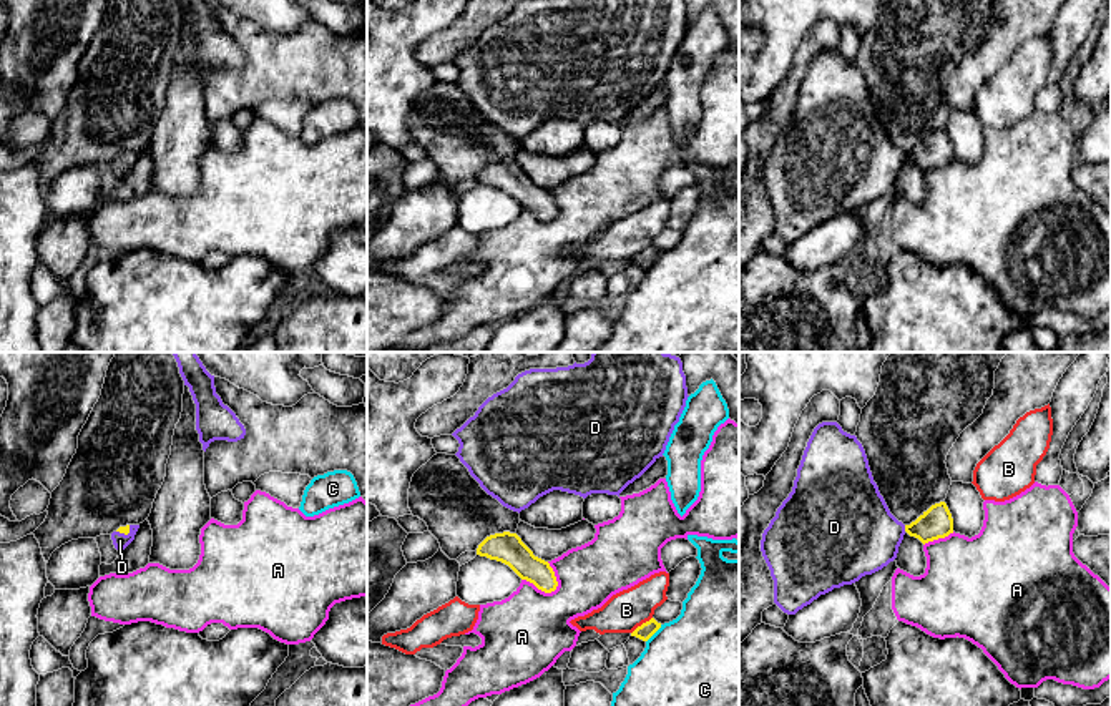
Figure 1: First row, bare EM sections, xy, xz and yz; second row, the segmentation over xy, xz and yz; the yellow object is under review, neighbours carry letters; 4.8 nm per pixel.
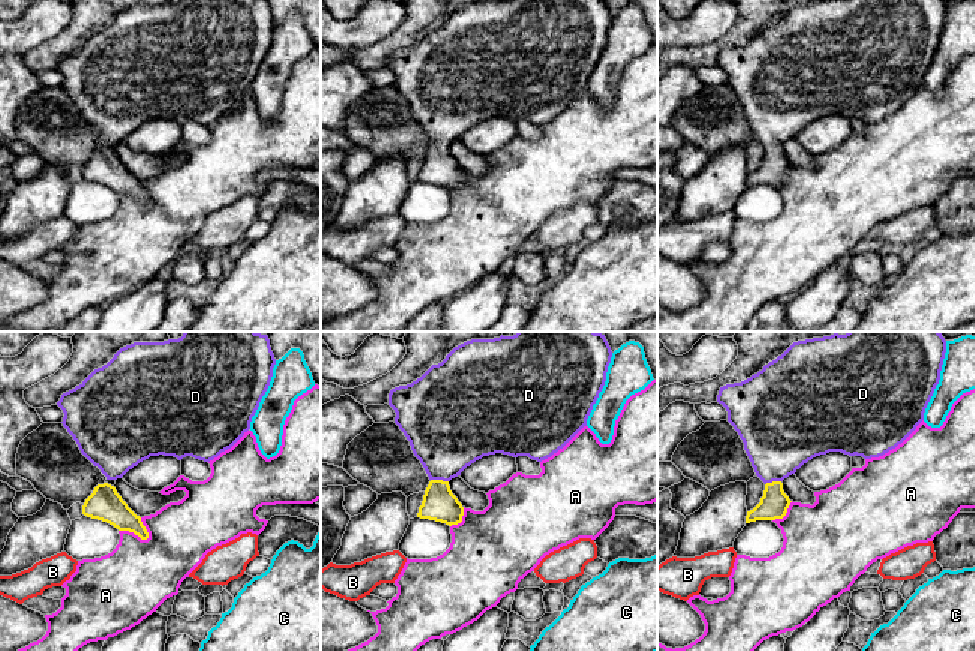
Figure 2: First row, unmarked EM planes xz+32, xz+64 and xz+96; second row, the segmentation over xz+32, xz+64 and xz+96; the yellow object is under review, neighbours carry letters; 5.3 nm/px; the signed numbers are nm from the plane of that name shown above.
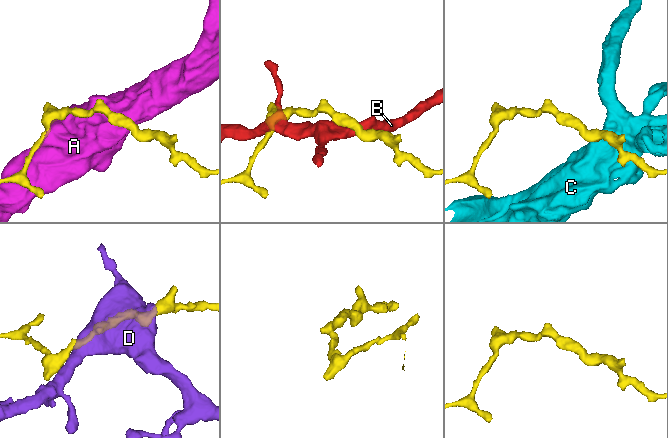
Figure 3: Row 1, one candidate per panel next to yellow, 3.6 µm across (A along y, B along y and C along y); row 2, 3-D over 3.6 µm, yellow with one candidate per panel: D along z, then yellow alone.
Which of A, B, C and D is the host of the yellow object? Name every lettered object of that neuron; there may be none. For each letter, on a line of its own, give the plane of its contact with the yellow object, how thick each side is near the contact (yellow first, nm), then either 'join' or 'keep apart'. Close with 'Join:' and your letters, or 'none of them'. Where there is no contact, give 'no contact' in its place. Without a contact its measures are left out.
A: xz | 150/400 nm | keep apart
B: xz | 80/190 nm | keep apart
C: xz | 80/500 nm | keep apart
D: yz | 150/400 nm | join
Join: D

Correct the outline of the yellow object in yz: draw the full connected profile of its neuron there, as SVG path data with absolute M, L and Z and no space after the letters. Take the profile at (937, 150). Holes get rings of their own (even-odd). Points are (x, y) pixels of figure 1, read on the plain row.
M837 50L819 51L792 120L762 161L774 231L795 243L820 223L882 198L897 186L905 161L923 173L953 161L947 131L903 153L880 123L857 65Z

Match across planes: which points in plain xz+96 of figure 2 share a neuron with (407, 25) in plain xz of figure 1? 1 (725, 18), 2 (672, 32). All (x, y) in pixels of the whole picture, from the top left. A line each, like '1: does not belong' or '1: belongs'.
1: belongs
2: belongs

